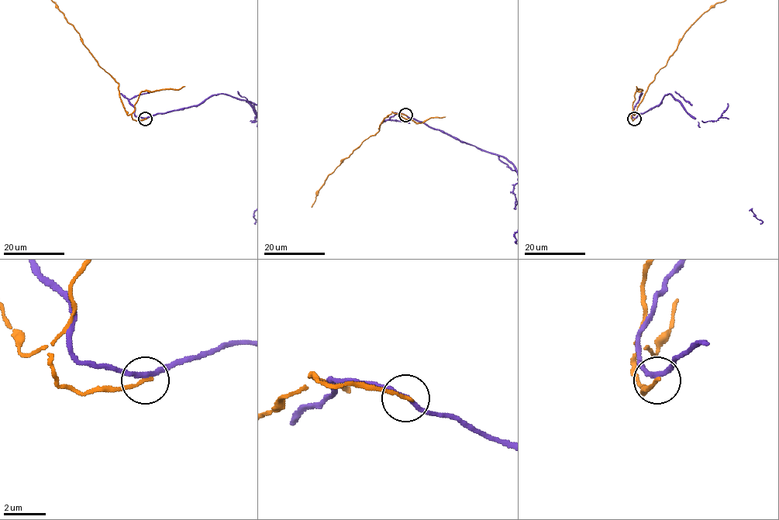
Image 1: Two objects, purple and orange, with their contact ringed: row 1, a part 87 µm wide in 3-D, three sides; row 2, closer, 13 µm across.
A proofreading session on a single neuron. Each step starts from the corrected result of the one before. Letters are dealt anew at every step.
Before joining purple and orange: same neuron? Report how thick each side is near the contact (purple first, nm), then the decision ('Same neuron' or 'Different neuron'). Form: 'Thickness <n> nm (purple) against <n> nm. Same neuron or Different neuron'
Thickness 200 nm (purple) against 170 nm. Different neuron

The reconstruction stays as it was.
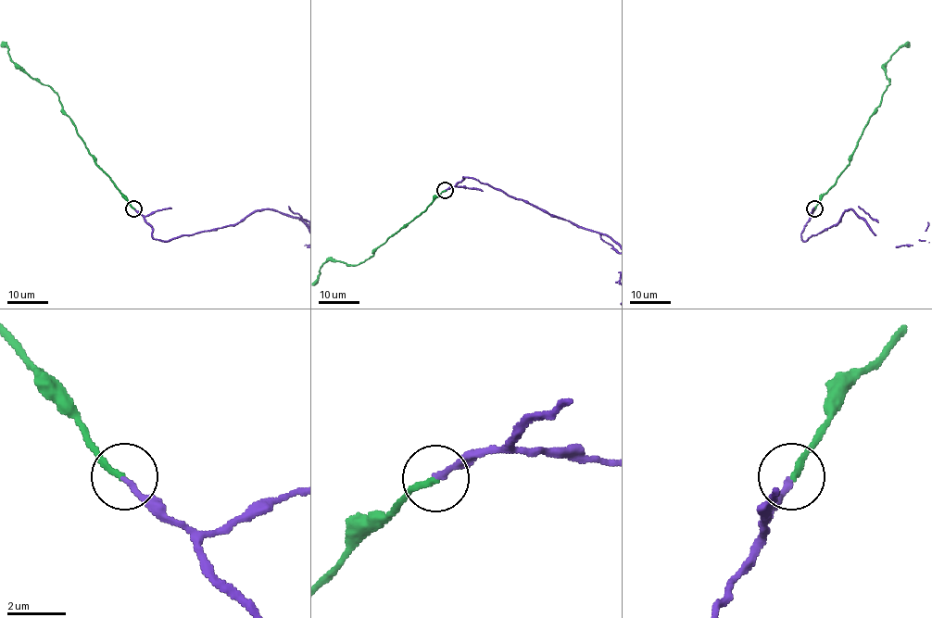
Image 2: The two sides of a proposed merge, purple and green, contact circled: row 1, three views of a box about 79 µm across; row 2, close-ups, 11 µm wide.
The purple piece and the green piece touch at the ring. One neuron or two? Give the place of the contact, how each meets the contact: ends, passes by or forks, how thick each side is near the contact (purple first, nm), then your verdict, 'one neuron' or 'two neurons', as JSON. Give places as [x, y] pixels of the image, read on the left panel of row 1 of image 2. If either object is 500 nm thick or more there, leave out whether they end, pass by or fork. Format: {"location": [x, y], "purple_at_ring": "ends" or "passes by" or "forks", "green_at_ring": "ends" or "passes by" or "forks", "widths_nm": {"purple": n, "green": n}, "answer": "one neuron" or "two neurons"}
{"location": [133, 208], "purple_at_ring": "ends", "green_at_ring": "ends", "widths_nm": {"purple": 180, "green": 200}, "answer": "one neuron"}

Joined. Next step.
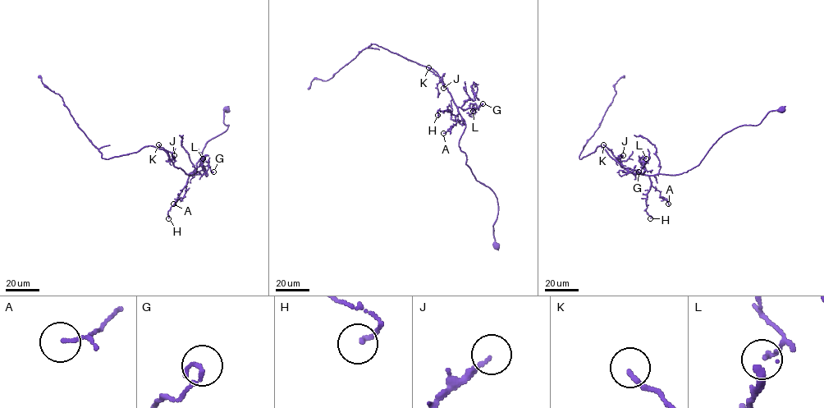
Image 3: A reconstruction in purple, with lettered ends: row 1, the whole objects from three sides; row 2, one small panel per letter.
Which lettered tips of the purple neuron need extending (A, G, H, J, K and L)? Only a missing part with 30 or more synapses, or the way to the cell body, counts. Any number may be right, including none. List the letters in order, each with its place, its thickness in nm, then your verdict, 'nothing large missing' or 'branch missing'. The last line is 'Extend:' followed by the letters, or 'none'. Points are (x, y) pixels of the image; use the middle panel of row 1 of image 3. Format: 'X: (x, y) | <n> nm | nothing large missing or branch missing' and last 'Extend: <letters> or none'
A: (443, 133) | 90 nm | nothing large missing
G: (482, 103) | 160 nm | nothing large missing
H: (437, 115) | 130 nm | nothing large missing
J: (443, 88) | 190 nm | nothing large missing
K: (428, 67) | 160 nm | nothing large missing
L: (473, 111) | 100 nm | nothing large missing
Extend: none

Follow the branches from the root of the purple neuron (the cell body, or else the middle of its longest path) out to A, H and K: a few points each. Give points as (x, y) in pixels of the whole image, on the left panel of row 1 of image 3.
A: (226, 109), (227, 128), (206, 143), (197, 169), (189, 173), (195, 174), (189, 176), (184, 196), (173, 204)
H: (226, 109), (227, 128), (206, 143), (197, 169), (189, 173), (195, 174), (189, 176), (168, 218)
K: (226, 109), (227, 128), (206, 143), (197, 169), (189, 173), (195, 174), (176, 167), (171, 153), (158, 144)

